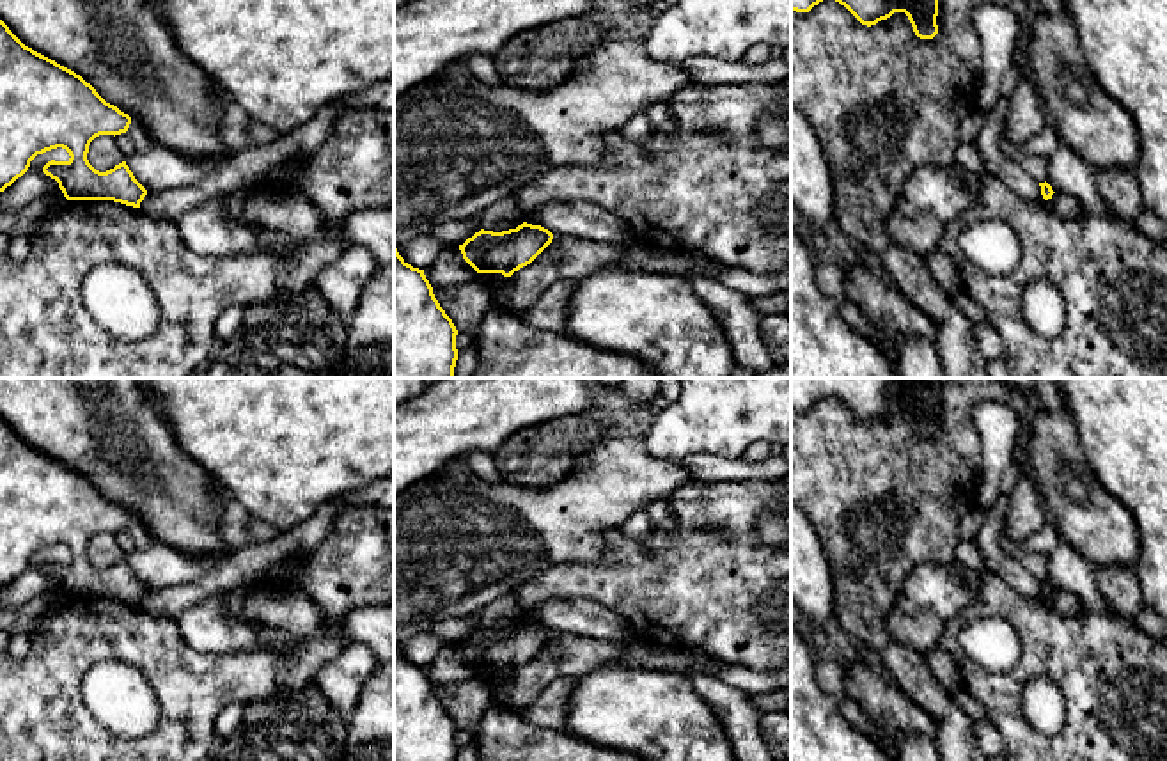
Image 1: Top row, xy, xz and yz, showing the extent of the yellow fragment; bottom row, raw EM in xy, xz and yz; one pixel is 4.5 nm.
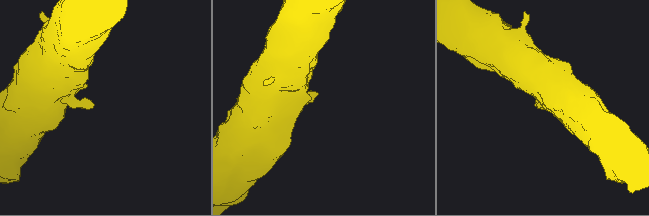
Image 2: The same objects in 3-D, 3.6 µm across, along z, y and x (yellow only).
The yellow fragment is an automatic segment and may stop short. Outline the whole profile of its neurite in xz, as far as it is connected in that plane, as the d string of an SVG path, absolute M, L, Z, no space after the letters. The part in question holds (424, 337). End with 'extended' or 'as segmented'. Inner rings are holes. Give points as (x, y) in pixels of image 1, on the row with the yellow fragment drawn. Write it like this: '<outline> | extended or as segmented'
M394 248L394 378L454 378L458 330L440 307L424 270L408 264Z | as segmented

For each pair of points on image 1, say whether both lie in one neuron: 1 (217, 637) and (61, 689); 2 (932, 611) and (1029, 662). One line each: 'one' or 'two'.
1: two
2: two

